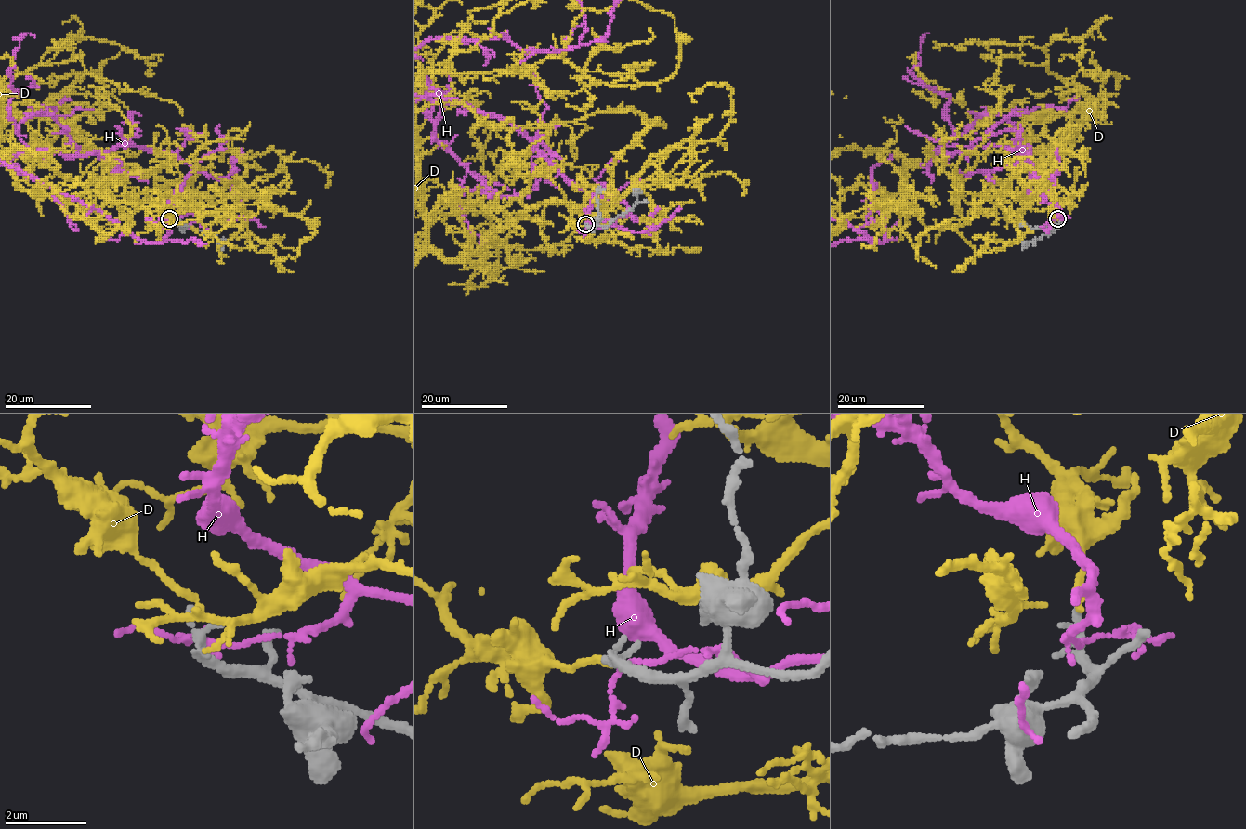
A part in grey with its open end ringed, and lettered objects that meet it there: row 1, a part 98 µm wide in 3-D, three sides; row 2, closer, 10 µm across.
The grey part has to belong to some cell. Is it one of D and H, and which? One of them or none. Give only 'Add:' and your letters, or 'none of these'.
Add: none of these

